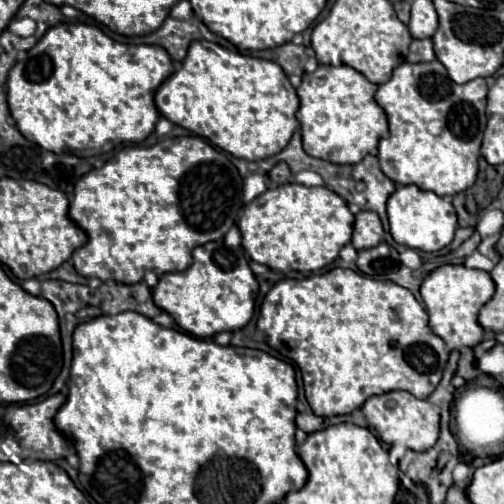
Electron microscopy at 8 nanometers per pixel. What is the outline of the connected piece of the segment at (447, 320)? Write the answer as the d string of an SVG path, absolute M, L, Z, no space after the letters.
M445 264L427 274L421 284L421 298L425 302L425 310L429 314L431 330L441 336L449 350L457 346L475 346L483 338L483 328L477 324L479 308L491 300L495 292L495 284L485 270L473 270L463 264L453 266Z

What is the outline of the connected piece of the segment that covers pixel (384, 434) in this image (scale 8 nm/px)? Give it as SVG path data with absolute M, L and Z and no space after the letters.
M395 390L371 396L361 410L367 418L367 424L377 430L379 438L387 444L403 444L409 450L429 450L439 438L439 408L427 400L415 398L411 392Z

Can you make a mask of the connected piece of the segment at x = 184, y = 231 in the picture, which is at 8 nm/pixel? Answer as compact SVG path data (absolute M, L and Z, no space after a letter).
M181 136L181 138L165 138L161 142L157 142L155 146L127 146L123 150L119 150L109 162L105 162L105 166L87 172L83 178L79 178L79 182L75 184L75 198L69 206L69 218L75 226L79 226L85 234L87 234L87 244L81 246L79 250L73 252L73 264L75 270L85 276L85 278L99 278L99 280L117 280L117 282L125 282L125 284L135 284L143 280L143 274L147 270L153 270L155 274L165 274L165 272L179 272L185 270L191 264L191 250L195 246L219 240L227 234L227 230L237 222L241 206L243 206L243 188L241 188L243 178L239 176L237 168L233 166L233 162L225 156L225 152L215 150L211 144L207 144L203 138L199 136Z

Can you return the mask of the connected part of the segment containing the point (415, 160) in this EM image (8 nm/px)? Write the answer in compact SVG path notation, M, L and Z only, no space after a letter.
M439 60L431 62L403 62L393 70L389 82L381 84L375 92L375 102L385 110L389 120L389 136L379 142L379 164L381 170L395 184L415 184L421 190L431 190L439 196L457 194L467 190L477 178L477 160L481 138L485 130L485 106L487 106L489 86L483 78L475 78L467 84L451 82L447 68Z

